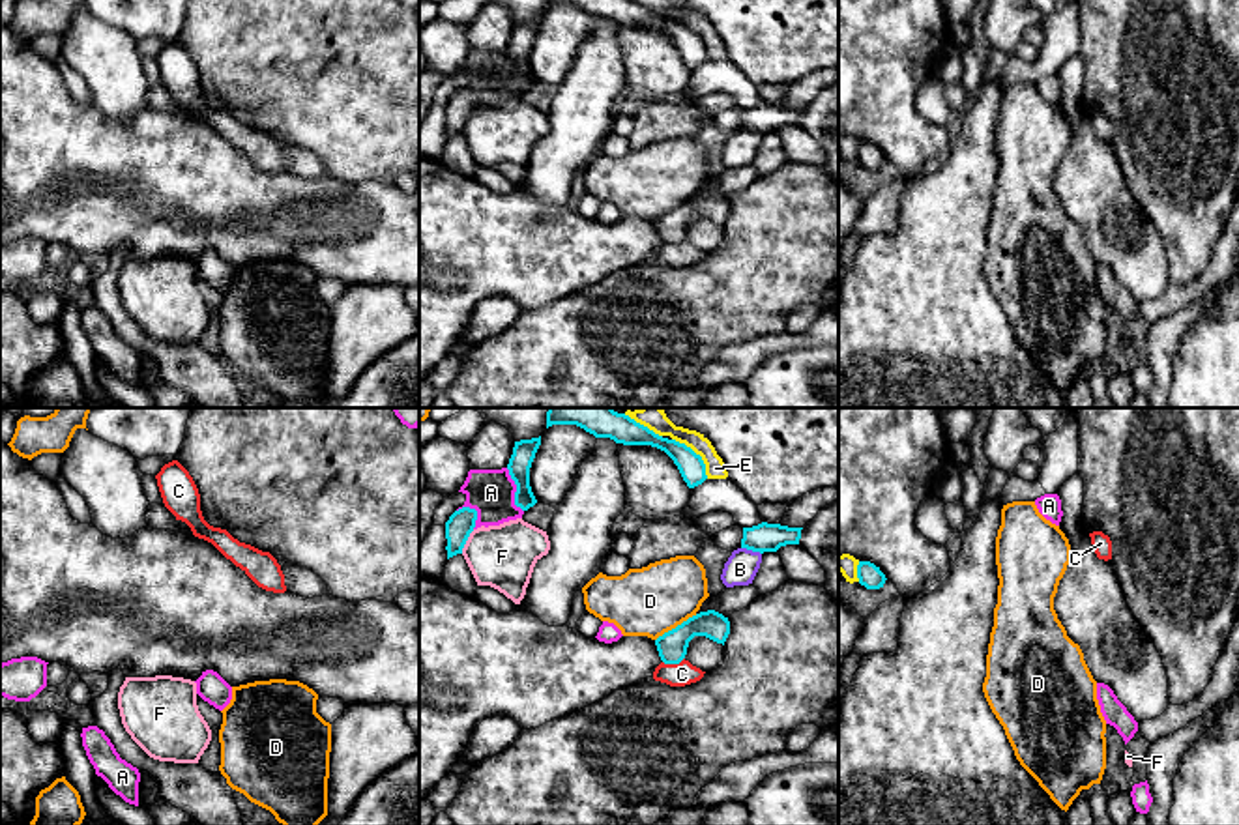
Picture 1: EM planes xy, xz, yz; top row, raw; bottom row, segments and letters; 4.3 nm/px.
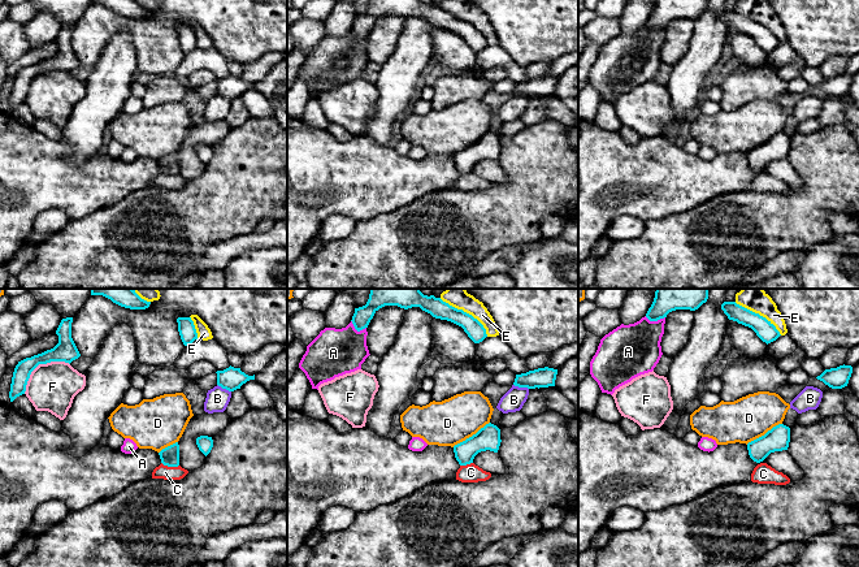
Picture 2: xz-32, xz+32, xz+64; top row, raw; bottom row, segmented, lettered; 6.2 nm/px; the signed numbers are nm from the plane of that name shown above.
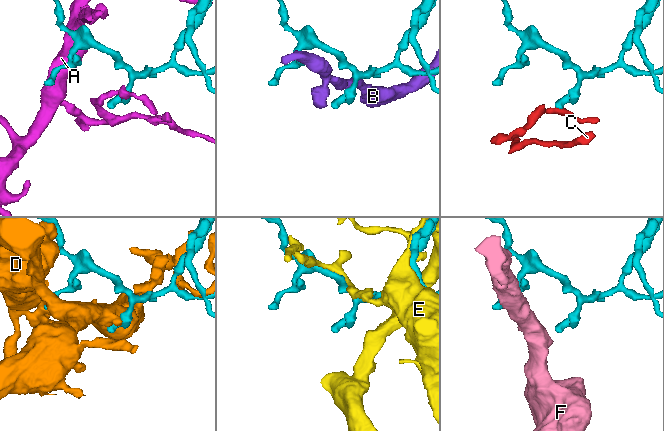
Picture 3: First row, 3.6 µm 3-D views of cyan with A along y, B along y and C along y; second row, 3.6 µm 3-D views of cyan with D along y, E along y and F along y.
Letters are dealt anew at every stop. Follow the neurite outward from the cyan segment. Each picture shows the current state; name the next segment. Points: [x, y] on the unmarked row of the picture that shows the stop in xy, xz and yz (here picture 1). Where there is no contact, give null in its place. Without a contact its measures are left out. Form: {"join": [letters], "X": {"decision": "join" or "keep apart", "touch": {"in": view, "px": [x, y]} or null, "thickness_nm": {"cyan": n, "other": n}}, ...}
{"join": [], "A": {"decision": "keep apart", "touch": {"in": "xz", "px": [517, 72]}, "thickness_nm": {"cyan": 100, "other": 200}}, "B": {"decision": "keep apart", "touch": {"in": "xz", "px": [751, 130]}, "thickness_nm": {"cyan": 130, "other": 140}}, "C": {"decision": "keep apart", "touch": {"in": "xz", "px": [672, 244]}, "thickness_nm": {"cyan": 130, "other": 100}}, "D": {"decision": "keep apart", "touch": {"in": "xz", "px": [678, 206]}, "thickness_nm": {"cyan": 130, "other": 300}}, "E": {"decision": "keep apart", "touch": {"in": "xz", "px": [695, 34]}, "thickness_nm": {"cyan": 120, "other": 90}}, "F": {"decision": "keep apart", "touch": {"in": "xz", "px": [466, 120]}, "thickness_nm": {"cyan": 120, "other": 280}}}

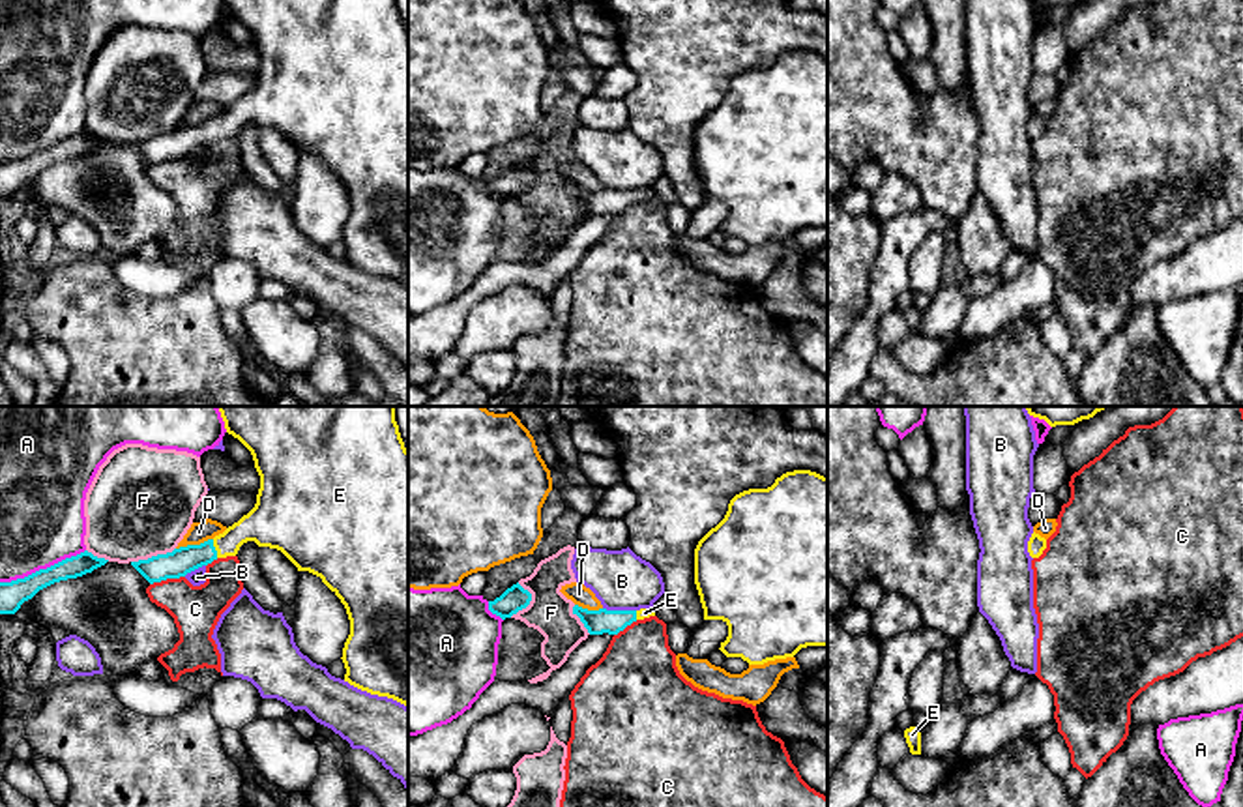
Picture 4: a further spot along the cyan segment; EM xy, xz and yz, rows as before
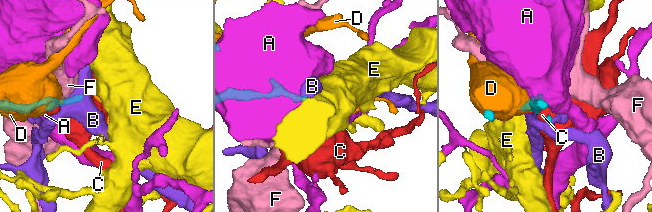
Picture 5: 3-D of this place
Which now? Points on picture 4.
{"join": ["E"], "A": {"decision": "keep apart", "touch": {"in": "xy", "px": [42, 150]}, "thickness_nm": {"cyan": 110, "other": 360}}, "B": {"decision": "keep apart", "touch": {"in": "xz", "px": [620, 191]}, "thickness_nm": {"cyan": 110, "other": 260}}, "C": {"decision": "keep apart", "touch": {"in": "xy", "px": [167, 158]}, "thickness_nm": {"cyan": 120, "other": 200}}, "D": {"decision": "keep apart", "touch": {"in": "xy", "px": [193, 126]}, "thickness_nm": {"cyan": 120, "other": 90}}, "E": {"decision": "join", "touch": {"in": "xy", "px": [214, 130]}, "thickness_nm": {"cyan": 120, "other": 180}}, "F": {"decision": "keep apart", "touch": {"in": "xy", "px": [152, 137]}, "thickness_nm": {"cyan": 120, "other": 460}}}

